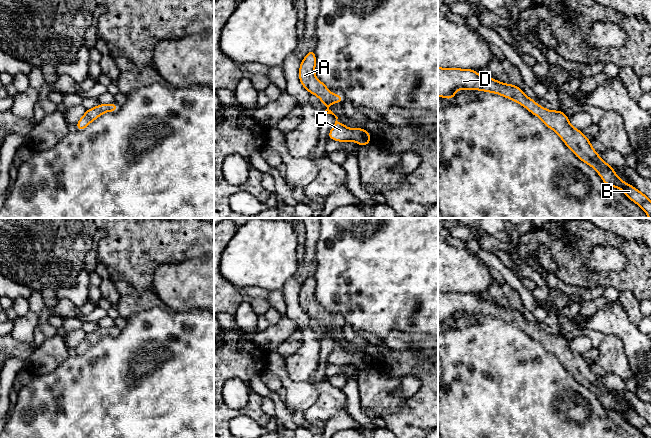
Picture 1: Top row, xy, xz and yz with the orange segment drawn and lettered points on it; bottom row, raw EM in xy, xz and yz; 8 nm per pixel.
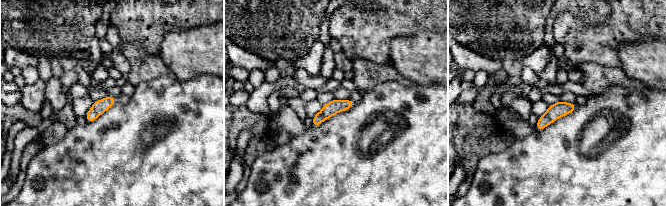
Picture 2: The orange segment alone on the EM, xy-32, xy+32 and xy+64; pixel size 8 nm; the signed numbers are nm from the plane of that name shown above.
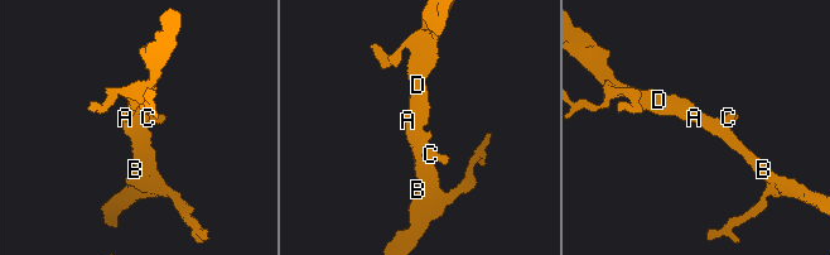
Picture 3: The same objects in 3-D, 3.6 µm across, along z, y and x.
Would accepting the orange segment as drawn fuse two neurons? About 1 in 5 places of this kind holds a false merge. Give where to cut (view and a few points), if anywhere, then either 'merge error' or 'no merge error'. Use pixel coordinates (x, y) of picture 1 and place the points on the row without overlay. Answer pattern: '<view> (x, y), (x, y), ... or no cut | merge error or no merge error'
no cut | no merge error

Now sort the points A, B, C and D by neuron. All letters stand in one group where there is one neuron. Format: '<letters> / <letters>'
A B C D

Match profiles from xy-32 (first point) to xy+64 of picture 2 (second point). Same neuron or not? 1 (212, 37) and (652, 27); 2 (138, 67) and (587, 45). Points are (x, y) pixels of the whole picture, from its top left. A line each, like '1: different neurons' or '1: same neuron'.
1: different neurons
2: different neurons

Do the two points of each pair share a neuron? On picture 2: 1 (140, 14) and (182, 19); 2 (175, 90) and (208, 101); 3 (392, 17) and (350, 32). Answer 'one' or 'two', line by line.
1: one
2: one
3: one

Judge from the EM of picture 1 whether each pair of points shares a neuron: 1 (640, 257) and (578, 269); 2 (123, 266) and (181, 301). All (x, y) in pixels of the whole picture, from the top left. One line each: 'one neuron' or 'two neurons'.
1: one neuron
2: two neurons

